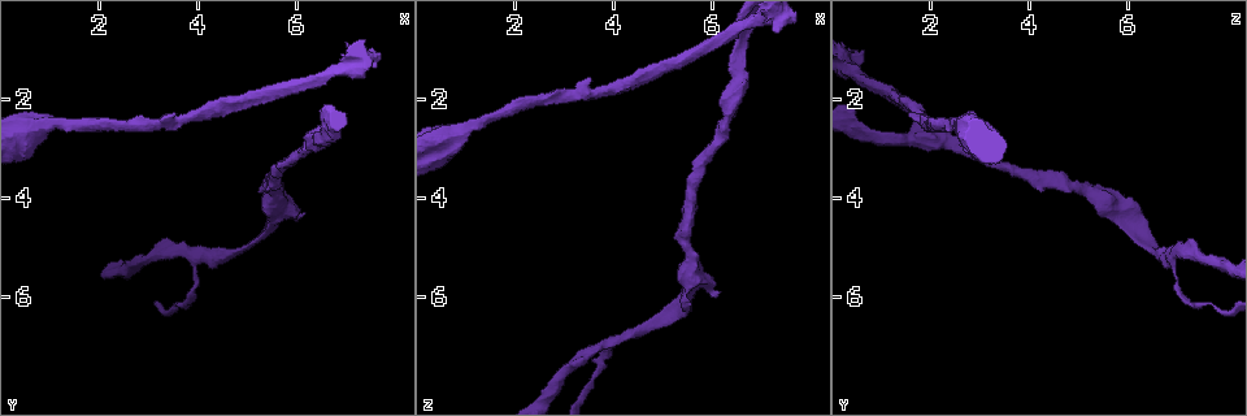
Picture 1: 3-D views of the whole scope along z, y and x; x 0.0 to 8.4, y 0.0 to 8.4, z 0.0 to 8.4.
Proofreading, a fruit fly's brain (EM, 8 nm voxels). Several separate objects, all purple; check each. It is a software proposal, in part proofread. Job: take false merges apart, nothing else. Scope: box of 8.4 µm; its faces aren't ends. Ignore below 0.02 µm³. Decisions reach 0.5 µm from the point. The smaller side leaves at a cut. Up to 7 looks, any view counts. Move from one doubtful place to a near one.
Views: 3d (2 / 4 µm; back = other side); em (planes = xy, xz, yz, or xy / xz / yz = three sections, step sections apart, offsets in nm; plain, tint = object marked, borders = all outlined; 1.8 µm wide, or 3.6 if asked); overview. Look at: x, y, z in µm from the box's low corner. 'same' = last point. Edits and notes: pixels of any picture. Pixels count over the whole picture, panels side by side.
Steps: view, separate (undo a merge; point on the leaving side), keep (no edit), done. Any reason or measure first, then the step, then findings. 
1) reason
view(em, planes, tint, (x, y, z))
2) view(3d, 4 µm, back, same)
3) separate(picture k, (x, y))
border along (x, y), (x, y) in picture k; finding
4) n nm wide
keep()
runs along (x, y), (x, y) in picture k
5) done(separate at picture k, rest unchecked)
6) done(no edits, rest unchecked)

thick turns thin
view(3d, 4 µm, (6.75, 2.75, 0.55))

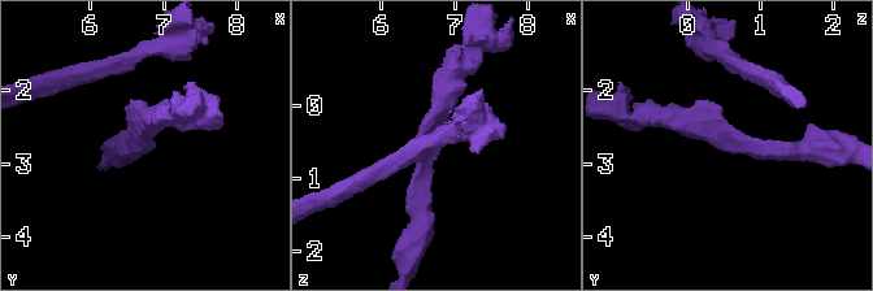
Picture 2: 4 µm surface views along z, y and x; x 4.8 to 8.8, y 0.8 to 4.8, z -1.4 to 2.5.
need the tissue
view(em, yz, step 8, tint, (6.70, 2.75, 0.65))

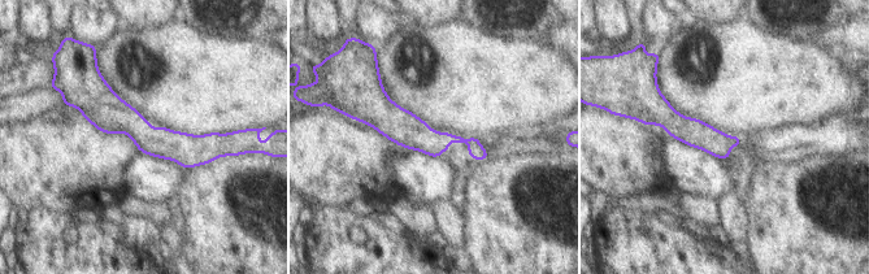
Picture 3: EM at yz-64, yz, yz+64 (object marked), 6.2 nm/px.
keep()
runs along (75, 101), (220, 149) in picture 3; all the same cell

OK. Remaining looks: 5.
branch point
view(3d, 2 µm, back, (5.55, 4.15, 5.55))

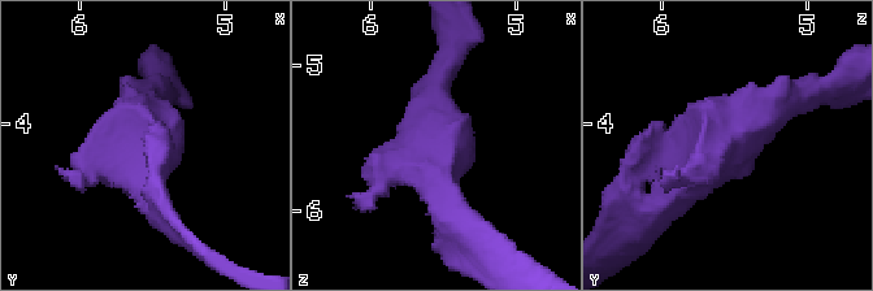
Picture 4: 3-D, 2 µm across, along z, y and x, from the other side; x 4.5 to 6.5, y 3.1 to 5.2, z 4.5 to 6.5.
need the tissue
view(em, planes, tint, (5.48, 4.12, 5.54))

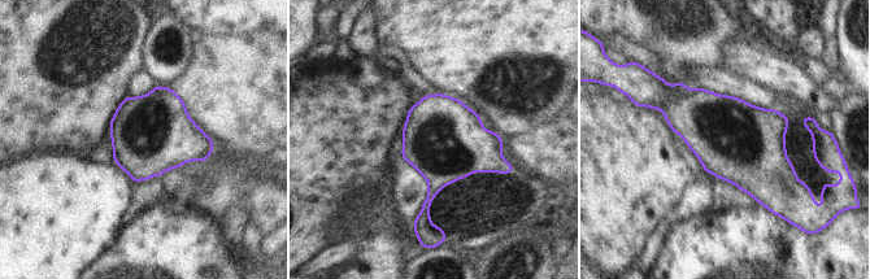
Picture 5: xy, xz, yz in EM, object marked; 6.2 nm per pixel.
keep()
one cell here

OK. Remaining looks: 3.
a fork
view(em, planes, tint, (4.00, 5.10, 6.90))

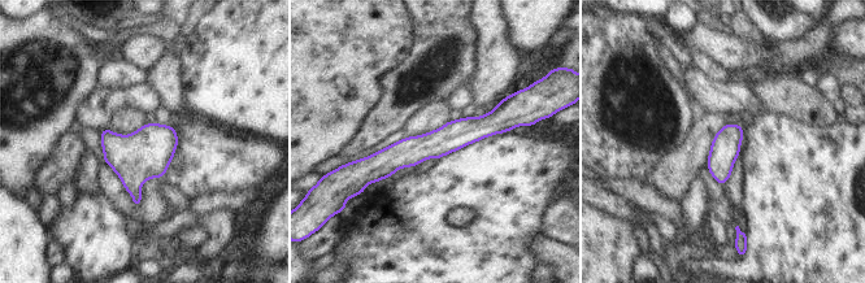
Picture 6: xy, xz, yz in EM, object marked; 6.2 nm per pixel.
180 nm wide
keep()
runs along (511, 125), (360, 164) in picture 6; one cell here

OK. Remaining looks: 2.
done(no edits, rest unchecked)

